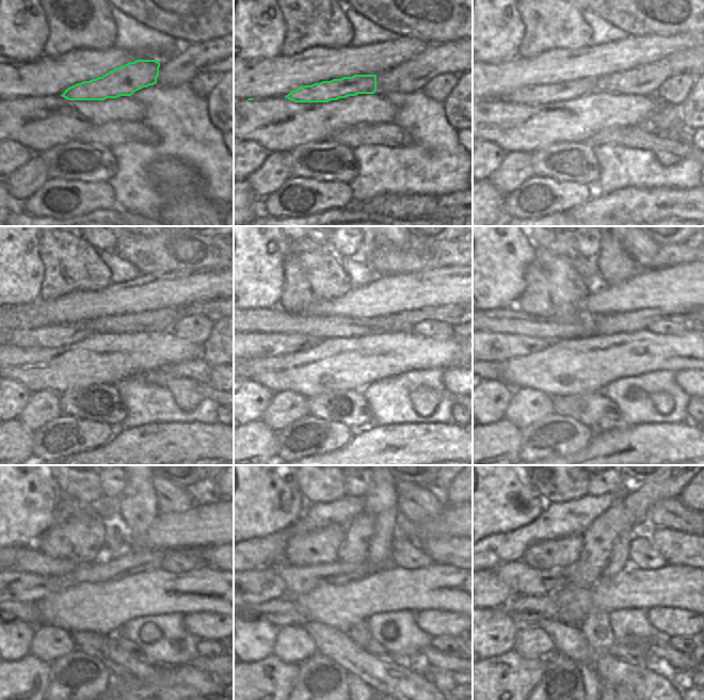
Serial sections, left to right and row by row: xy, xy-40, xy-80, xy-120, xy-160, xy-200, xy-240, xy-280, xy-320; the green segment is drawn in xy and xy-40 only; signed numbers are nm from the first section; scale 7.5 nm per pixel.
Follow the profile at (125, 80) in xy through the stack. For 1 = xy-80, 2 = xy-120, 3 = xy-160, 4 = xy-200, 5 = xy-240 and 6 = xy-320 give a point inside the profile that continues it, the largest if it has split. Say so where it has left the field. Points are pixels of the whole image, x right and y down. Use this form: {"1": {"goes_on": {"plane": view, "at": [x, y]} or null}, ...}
{"1": {"goes_on": {"plane": "xy-80", "at": [533, 94]}}, "2": {"goes_on": {"plane": "xy-120", "at": [56, 335]}}, "3": {"goes_on": {"plane": "xy-160", "at": [255, 345]}}, "4": {"goes_on": {"plane": "xy-200", "at": [494, 347]}}, "5": {"goes_on": {"plane": "xy-240", "at": [16, 586]}}, "6": {"goes_on": {"plane": "xy-320", "at": [494, 590]}}}

